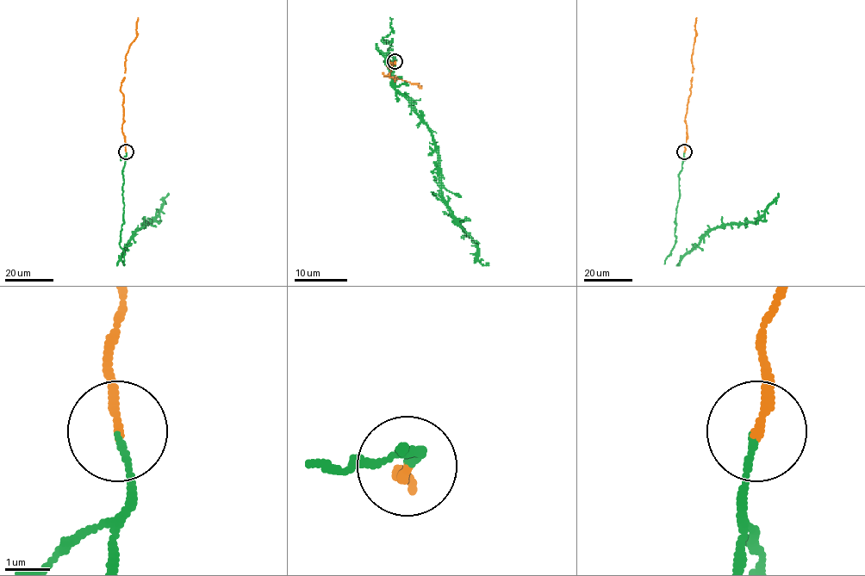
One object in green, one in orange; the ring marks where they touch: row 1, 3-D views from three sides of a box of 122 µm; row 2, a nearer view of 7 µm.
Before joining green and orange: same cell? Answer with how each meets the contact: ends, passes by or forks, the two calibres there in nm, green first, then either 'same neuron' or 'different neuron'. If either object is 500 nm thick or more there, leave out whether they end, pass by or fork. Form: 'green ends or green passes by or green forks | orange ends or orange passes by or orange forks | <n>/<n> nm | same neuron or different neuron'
green ends | orange ends | 130/200 nm | same neuron

